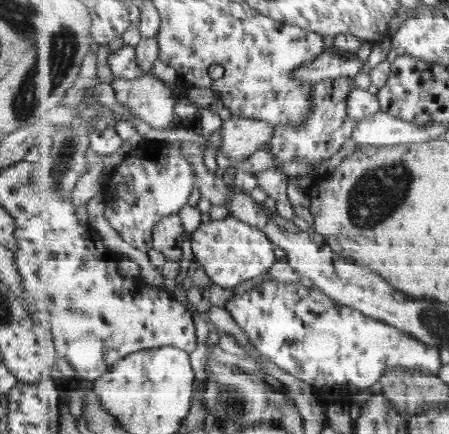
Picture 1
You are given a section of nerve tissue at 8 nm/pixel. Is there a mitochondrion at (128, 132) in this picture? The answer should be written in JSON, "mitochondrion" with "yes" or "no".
{"mitochondrion":"no"}

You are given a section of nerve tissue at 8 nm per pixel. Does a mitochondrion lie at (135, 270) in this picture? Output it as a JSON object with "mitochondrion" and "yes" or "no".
{"mitochondrion":"no"}

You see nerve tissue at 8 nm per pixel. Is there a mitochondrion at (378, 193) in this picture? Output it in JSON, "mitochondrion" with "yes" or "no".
{"mitochondrion":"yes"}

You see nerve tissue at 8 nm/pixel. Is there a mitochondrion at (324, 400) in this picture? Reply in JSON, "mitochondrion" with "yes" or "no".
{"mitochondrion":"no"}

